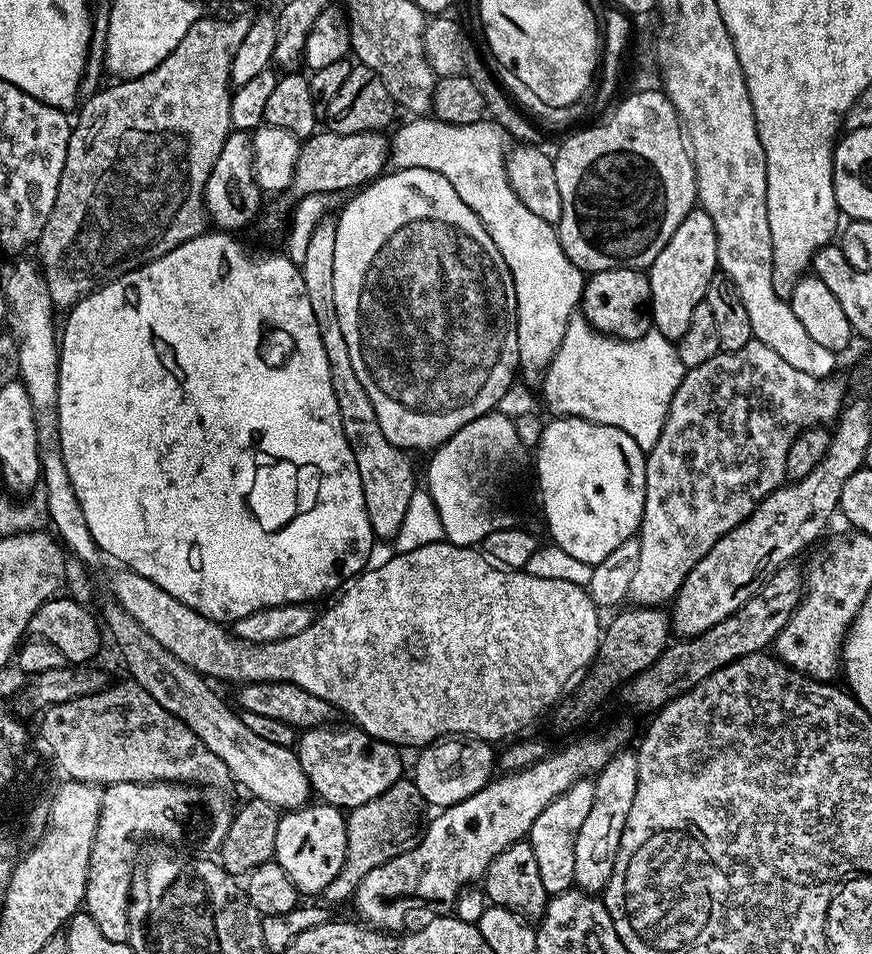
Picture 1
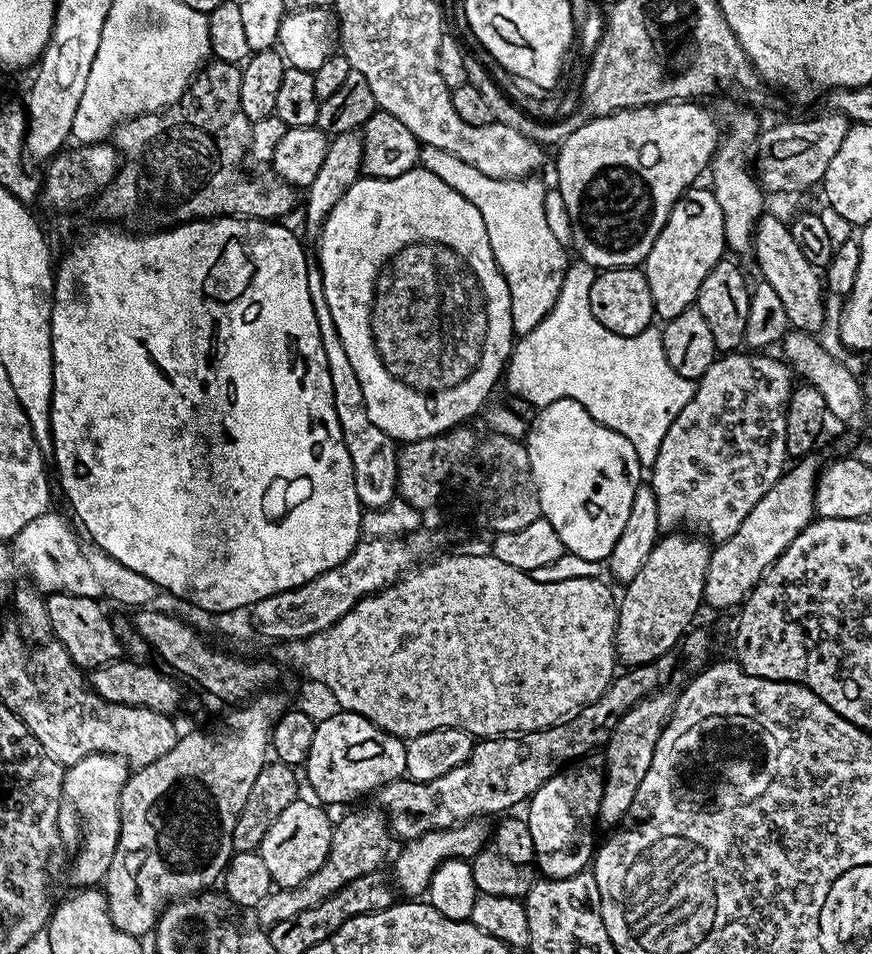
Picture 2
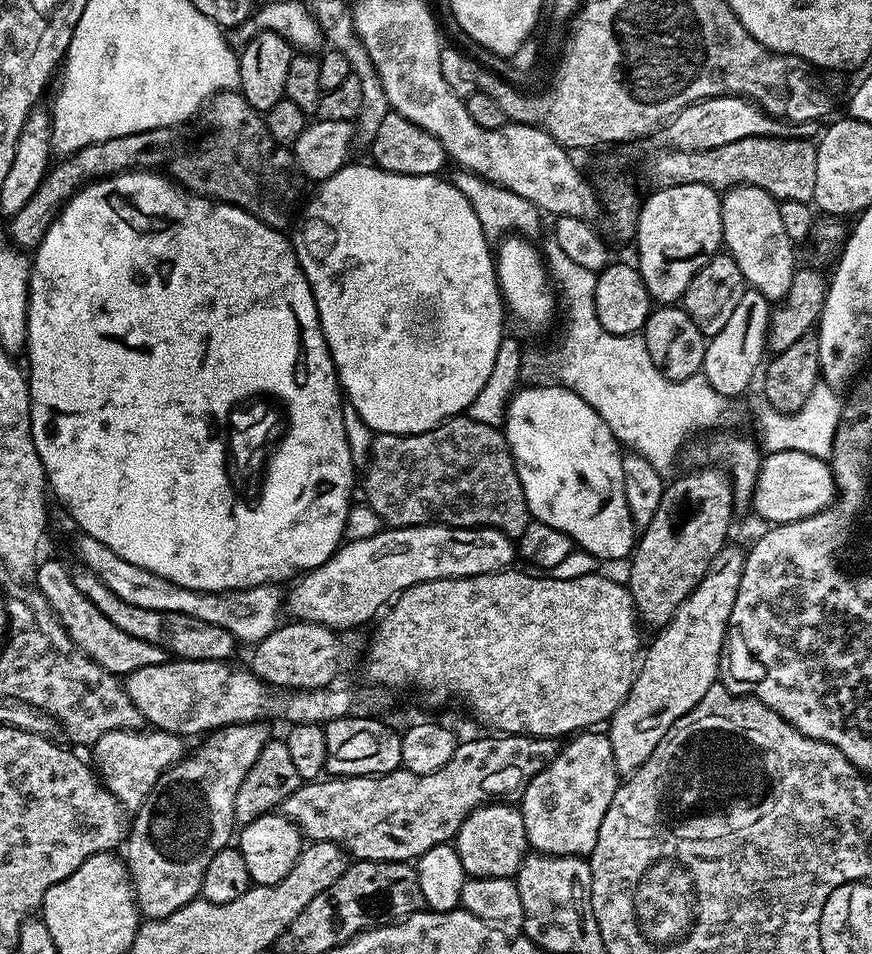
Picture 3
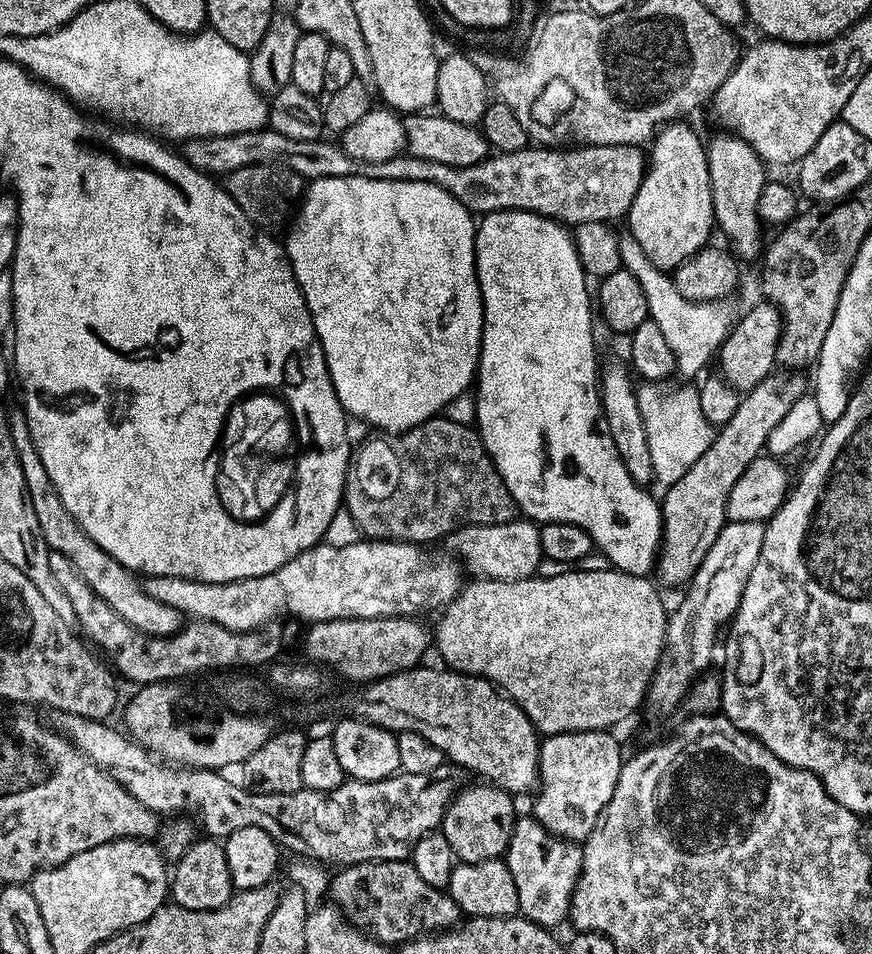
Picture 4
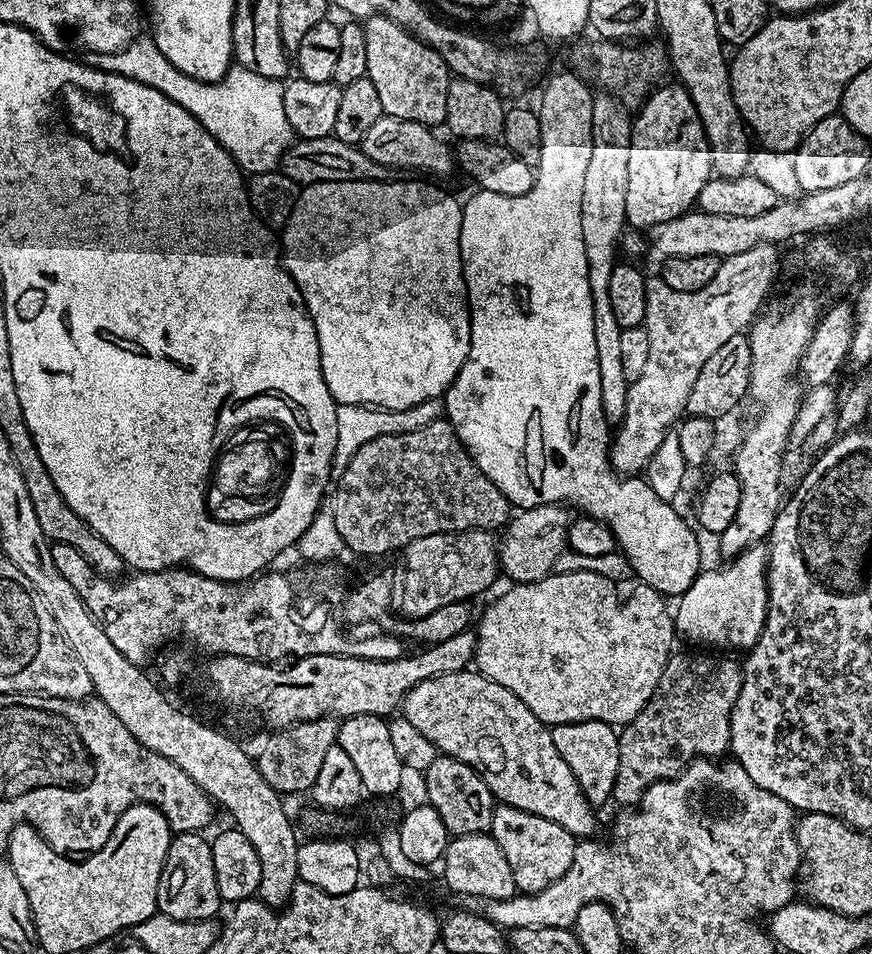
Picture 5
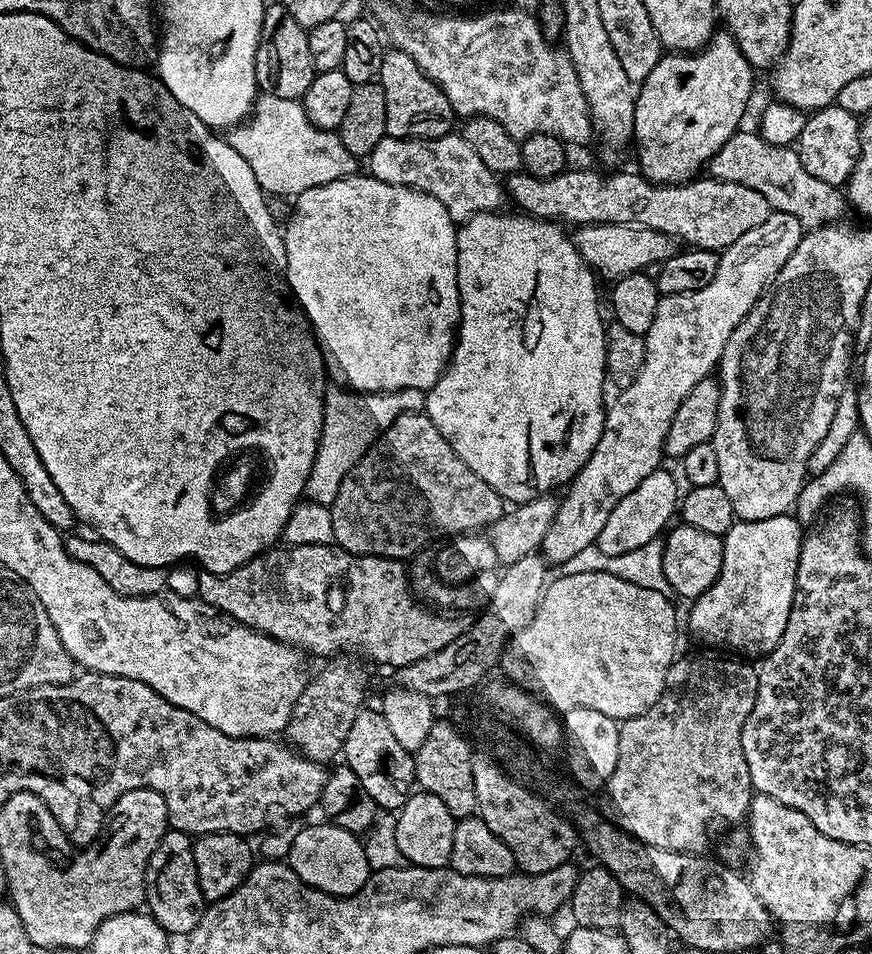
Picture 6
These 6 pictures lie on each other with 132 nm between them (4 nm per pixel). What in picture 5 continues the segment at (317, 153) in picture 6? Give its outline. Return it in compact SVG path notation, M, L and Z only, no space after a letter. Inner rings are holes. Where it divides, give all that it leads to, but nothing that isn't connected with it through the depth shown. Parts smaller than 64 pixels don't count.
M137 38L131 40L122 50L111 52L105 56L97 55L94 60L95 67L103 72L113 72L119 76L132 78L142 86L150 86L158 90L158 94L166 94L170 102L178 102L182 110L186 110L196 121L208 131L225 150L230 153L236 165L245 173L273 171L283 161L284 152L288 145L293 143L294 133L290 122L286 122L286 109L282 107L282 94L284 84L279 80L262 78L262 74L254 74L254 70L246 70L239 66L229 67L227 74L215 84L204 84L200 80L182 74L170 62L166 62L166 54L158 50L158 46L151 38Z

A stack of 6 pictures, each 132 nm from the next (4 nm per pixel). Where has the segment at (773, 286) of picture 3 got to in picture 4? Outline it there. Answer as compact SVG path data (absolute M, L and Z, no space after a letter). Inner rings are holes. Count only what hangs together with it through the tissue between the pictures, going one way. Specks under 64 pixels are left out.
M727 130L717 131L717 136L707 137L708 173L712 191L712 215L717 229L732 240L730 248L741 261L752 260L761 255L760 228L762 221L758 212L758 198L766 183L766 165L760 155L742 138Z

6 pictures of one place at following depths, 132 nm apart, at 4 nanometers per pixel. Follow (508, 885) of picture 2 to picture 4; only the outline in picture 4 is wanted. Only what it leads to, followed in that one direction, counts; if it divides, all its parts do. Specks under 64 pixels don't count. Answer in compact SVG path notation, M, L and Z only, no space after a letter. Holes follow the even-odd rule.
M476 782L461 787L444 809L442 831L446 842L450 842L453 857L462 864L477 864L487 860L499 860L510 846L510 834L518 819L516 804L503 788L487 782Z

